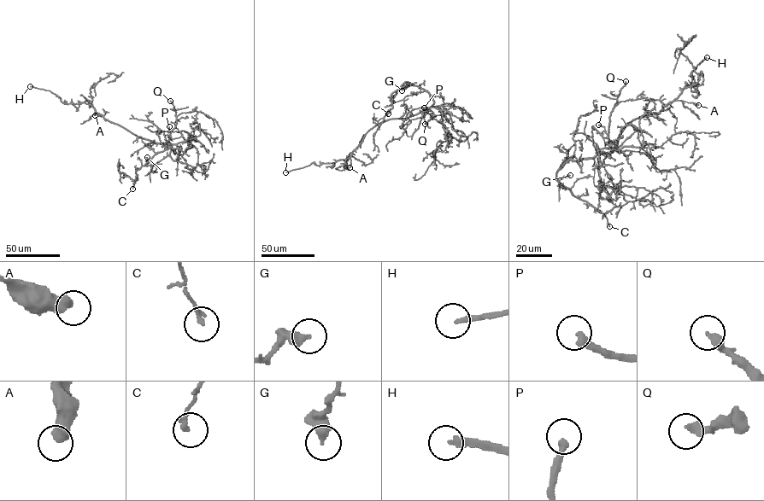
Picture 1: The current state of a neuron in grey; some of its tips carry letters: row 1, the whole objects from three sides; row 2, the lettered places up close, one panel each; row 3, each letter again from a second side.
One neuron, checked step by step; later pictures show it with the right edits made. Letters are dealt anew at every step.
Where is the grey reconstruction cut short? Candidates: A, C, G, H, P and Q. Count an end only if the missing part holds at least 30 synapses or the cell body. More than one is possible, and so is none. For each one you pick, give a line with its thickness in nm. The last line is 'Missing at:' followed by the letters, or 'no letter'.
H: calibre 200 nm
P: calibre 300 nm
Q: calibre 360 nm
Missing at: H, P, Q

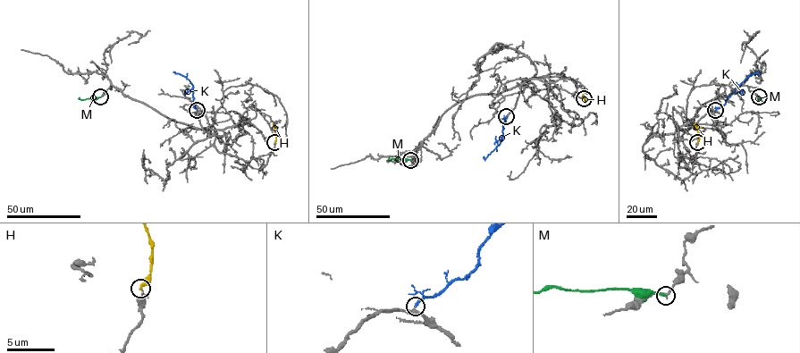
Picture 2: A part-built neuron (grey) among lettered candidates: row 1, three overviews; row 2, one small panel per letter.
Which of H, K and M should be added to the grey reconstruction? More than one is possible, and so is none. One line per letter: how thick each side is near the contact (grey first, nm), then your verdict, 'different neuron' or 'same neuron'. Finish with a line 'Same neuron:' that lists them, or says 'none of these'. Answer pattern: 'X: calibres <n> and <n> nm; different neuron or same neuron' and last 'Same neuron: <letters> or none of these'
H: calibres 90 and 320 nm; different neuron
K: calibres 260 and 190 nm; same neuron
M: calibres 190 and 180 nm; different neuron
Same neuron: K

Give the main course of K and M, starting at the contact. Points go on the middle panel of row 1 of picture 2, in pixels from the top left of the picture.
K: (506, 116), (502, 139), (485, 158), (484, 155)
M: (410, 160), (388, 158)

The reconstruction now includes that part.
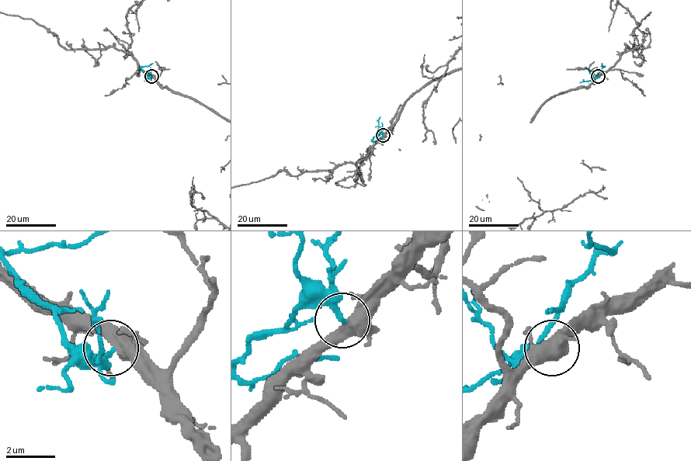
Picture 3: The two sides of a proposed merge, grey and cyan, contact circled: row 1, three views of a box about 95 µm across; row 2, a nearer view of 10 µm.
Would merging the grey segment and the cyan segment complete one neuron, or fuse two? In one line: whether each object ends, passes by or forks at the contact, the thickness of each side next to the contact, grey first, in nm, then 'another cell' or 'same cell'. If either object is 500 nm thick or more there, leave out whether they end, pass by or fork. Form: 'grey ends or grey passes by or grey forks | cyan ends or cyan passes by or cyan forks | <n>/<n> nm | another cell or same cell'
grey forks | cyan ends | 440/200 nm | another cell

